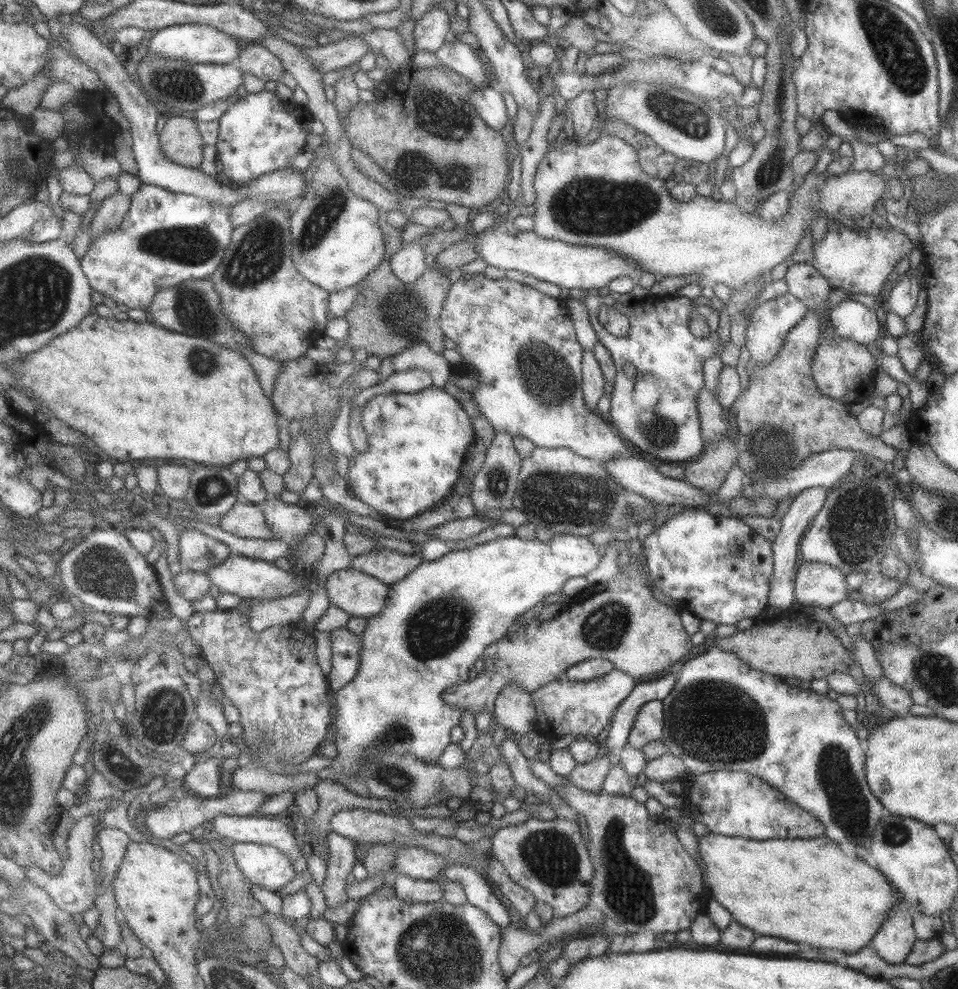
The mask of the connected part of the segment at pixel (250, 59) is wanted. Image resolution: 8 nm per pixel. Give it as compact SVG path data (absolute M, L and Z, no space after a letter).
M251 42L237 56L235 64L243 73L251 73L265 82L279 82L286 68L282 60L265 45Z

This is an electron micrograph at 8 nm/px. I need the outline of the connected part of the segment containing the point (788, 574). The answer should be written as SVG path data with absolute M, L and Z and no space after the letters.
M813 486L805 488L795 495L795 498L789 504L787 512L782 517L780 531L771 544L773 557L773 574L769 580L769 592L767 592L767 606L773 606L781 610L788 610L792 602L795 602L793 595L793 582L795 582L795 560L799 555L799 542L803 532L807 530L814 516L825 502L830 488L825 486Z

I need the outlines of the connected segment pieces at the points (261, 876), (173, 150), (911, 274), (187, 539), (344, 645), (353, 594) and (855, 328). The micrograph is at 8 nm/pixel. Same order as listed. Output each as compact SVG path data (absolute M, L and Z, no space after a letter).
M234 842L231 849L245 876L260 888L278 894L297 876L290 856L273 845Z
M174 114L165 122L160 138L172 162L195 169L203 164L206 142L197 120Z
M917 269L908 270L906 274L901 275L889 292L883 294L881 299L885 306L889 308L888 312L897 314L901 319L908 316L916 306L919 287L919 278L922 272Z
M187 530L179 536L180 563L195 572L209 572L232 556L225 542L215 540L201 530Z
M347 627L331 631L333 671L328 676L334 691L341 691L359 674L364 650L363 634L355 634Z
M352 566L331 574L325 587L331 604L365 618L382 614L391 596L390 584Z
M850 299L843 300L828 314L835 335L863 346L873 343L879 331L875 309Z

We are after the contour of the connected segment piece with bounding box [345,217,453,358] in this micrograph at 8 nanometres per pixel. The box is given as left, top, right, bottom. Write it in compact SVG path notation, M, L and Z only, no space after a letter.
M384 217L381 218L380 228L384 230L387 254L377 270L360 282L358 300L345 316L350 322L350 335L346 343L380 358L399 356L405 348L413 348L415 342L427 342L435 352L443 354L447 335L441 327L441 320L453 282L443 268L432 266L421 279L417 279L417 283L405 284L392 267L392 258L405 247L403 228L393 228Z

